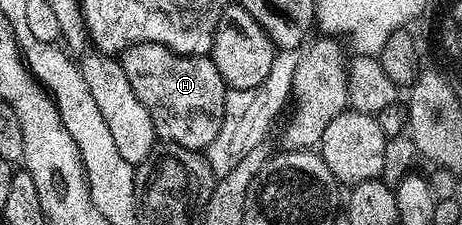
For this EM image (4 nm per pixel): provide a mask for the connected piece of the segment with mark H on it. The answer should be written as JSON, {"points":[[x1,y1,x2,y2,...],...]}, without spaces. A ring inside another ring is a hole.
{"points":[[141,42,123,49,121,63,125,78,129,78,129,86,133,86,133,94,137,94,137,98,141,98,141,106,149,110,149,118,153,118,155,134,160,141,185,146,194,152,203,152,210,146,225,118,225,100,229,91,221,74,217,74,217,66,211,61,210,55,183,56,163,44]]}

